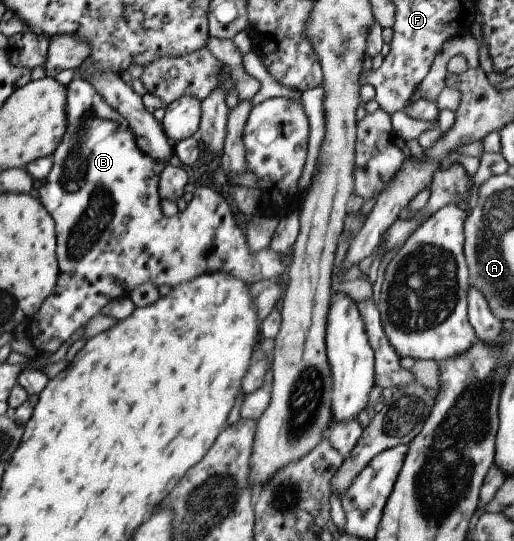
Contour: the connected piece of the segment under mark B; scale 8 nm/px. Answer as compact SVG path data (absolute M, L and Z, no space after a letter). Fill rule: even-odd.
M74 77L65 87L66 131L50 155L52 166L38 188L38 200L54 225L58 265L55 290L27 323L28 341L38 354L54 353L107 303L128 297L132 289L142 283L150 283L155 288L160 285L172 288L182 281L214 271L238 277L250 285L262 279L285 276L290 255L280 255L269 246L249 253L246 237L237 227L228 203L210 187L200 188L184 211L170 218L164 217L156 191L159 175L166 163L153 159L136 146L126 121L102 101L86 81Z

